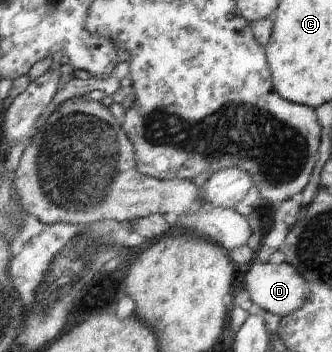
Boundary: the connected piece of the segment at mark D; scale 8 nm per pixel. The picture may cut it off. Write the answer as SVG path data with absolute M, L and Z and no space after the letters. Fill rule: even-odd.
M284 261L279 264L250 262L247 271L242 272L241 280L243 290L247 292L248 298L255 304L256 309L261 312L272 312L278 316L284 316L296 309L307 299L308 285L306 281Z

